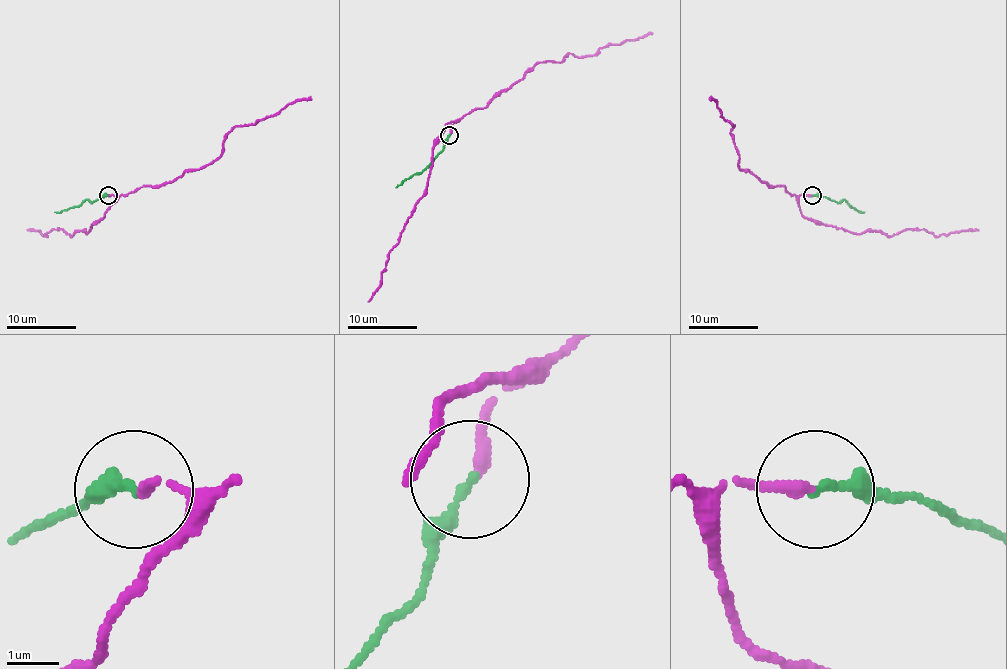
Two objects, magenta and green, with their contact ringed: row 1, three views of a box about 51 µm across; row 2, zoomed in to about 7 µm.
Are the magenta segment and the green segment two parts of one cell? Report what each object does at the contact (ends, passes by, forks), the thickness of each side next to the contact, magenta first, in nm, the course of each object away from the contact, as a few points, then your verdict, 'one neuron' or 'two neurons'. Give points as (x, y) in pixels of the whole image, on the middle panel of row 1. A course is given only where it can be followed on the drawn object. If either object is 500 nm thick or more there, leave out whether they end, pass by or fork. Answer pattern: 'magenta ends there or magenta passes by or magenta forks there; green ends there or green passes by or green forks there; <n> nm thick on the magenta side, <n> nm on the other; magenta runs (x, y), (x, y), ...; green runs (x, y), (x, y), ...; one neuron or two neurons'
magenta ends there; green ends there; 240 nm thick on the magenta side, 200 nm on the other; magenta runs (450, 134), (454, 122), (485, 106), (537, 63), (561, 62), (570, 53), (594, 55), (601, 48), (653, 32); green runs (449, 134), (443, 150), (426, 167), (395, 188); one neuron

